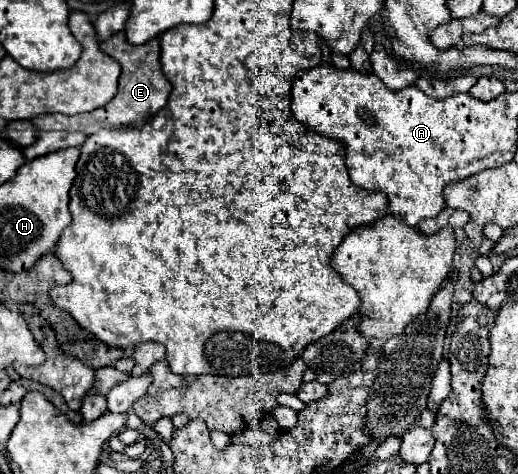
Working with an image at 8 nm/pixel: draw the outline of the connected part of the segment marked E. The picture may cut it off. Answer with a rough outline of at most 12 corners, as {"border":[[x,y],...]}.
{"border":[[115,32],[101,50],[121,64],[117,96],[87,114],[41,114],[39,130],[95,134],[141,126],[167,104],[159,38]]}

